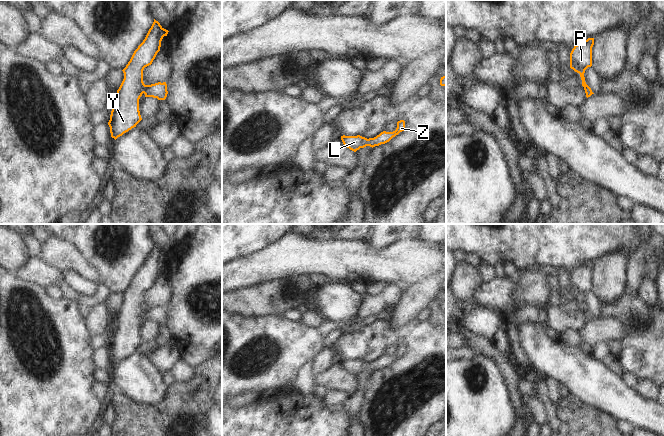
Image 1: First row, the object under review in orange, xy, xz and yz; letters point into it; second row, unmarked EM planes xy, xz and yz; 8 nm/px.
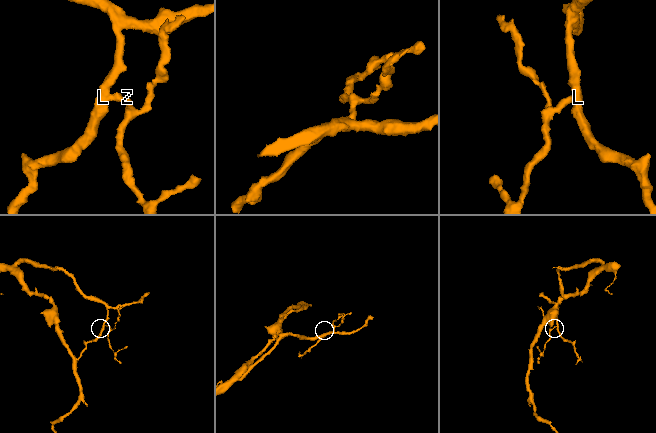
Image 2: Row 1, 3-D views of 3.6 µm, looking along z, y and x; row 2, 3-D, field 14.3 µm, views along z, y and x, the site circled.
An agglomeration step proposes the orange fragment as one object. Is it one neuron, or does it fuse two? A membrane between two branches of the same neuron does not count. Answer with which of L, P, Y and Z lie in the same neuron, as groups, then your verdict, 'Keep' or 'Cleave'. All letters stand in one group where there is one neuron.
Groups: L P Y Z. Keep.

